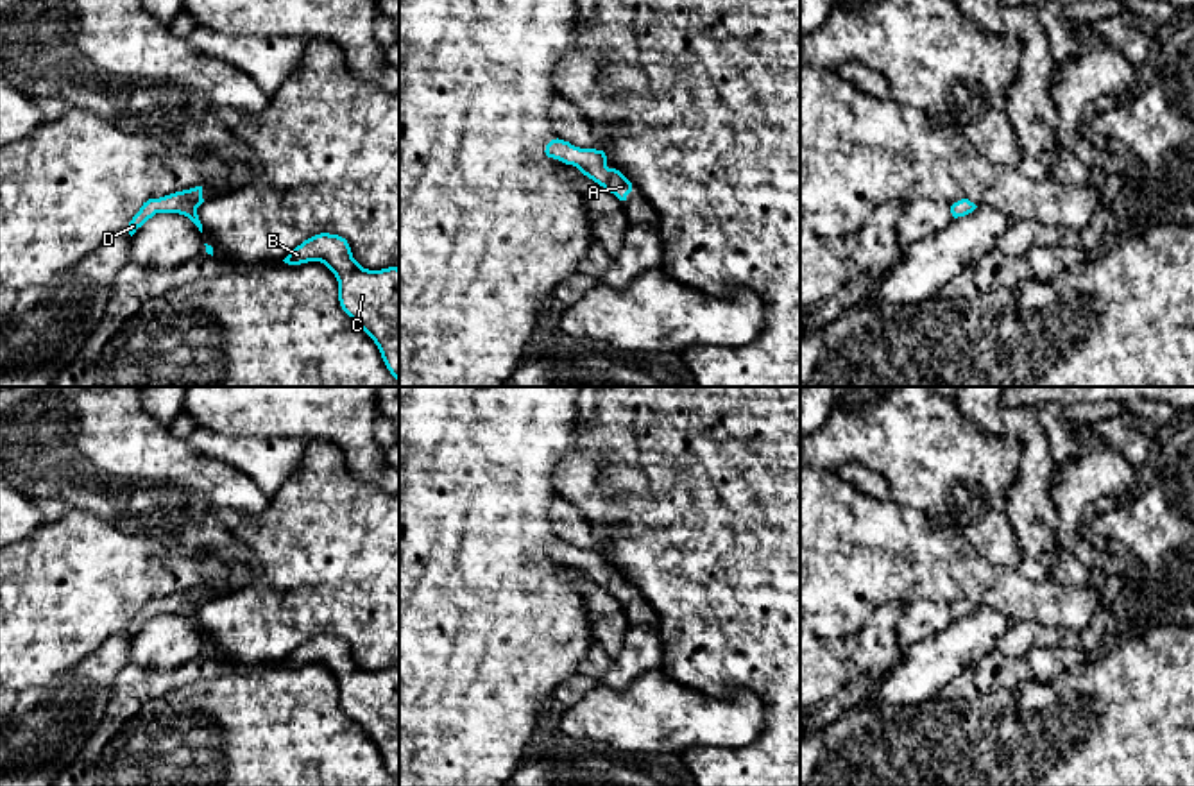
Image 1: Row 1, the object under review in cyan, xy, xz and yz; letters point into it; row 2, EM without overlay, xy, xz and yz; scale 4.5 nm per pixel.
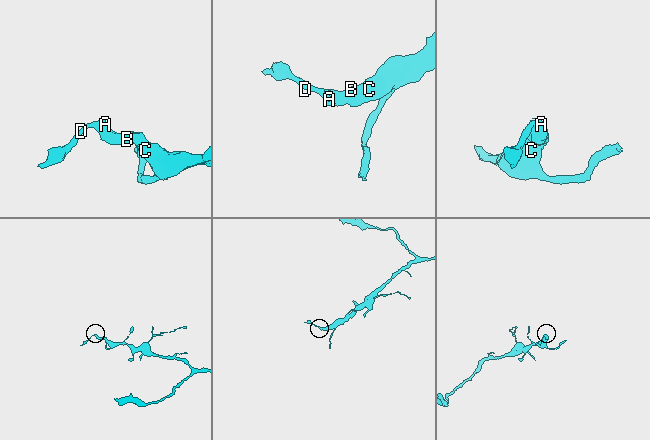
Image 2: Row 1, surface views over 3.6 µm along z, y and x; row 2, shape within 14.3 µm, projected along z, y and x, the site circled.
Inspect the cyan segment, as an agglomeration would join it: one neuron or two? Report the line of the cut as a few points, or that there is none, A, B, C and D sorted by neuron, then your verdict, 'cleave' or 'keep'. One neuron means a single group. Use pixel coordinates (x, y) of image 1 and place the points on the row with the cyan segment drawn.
no cut; A B C D; keep

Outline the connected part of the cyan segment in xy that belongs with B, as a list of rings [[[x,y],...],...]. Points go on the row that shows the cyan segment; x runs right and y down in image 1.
[[[329,233],[304,240],[283,261],[320,261],[335,274],[342,310],[374,340],[387,369],[399,381],[399,269],[363,269],[347,240]]]

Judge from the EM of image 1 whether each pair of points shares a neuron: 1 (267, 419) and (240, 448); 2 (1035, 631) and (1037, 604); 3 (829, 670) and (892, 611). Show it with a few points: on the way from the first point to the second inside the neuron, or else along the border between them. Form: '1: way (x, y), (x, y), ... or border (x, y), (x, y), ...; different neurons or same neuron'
1: border (210, 428), (230, 435), (294, 437); different neurons
2: border (1015, 622), (1040, 622), (1062, 631); different neurons
3: way (845, 657), (878, 627); same neuron

